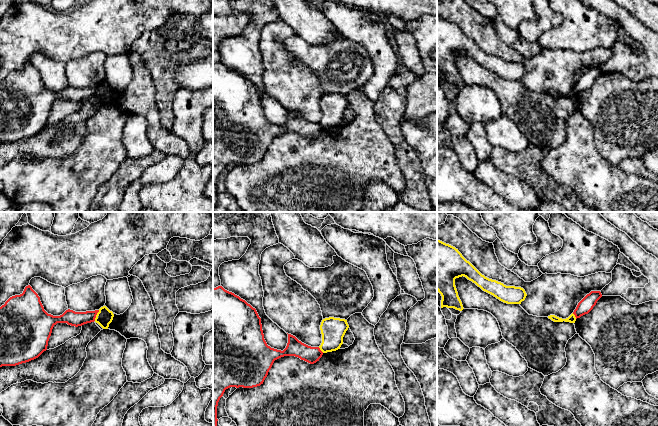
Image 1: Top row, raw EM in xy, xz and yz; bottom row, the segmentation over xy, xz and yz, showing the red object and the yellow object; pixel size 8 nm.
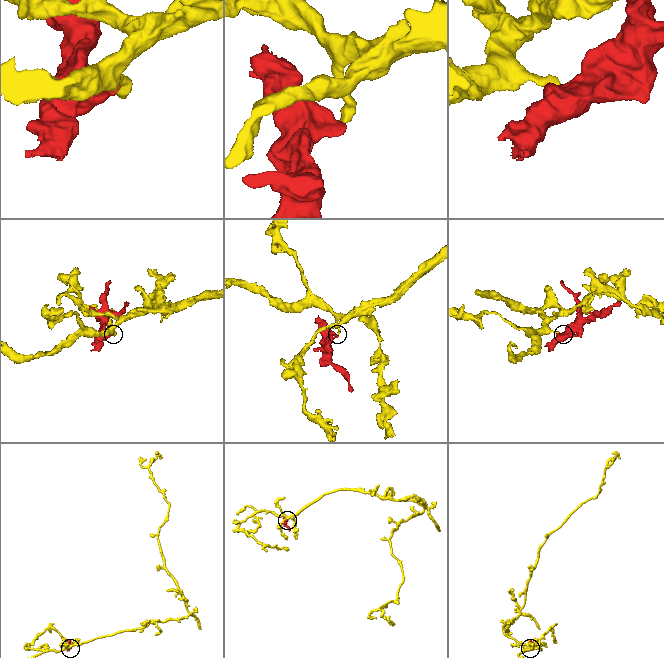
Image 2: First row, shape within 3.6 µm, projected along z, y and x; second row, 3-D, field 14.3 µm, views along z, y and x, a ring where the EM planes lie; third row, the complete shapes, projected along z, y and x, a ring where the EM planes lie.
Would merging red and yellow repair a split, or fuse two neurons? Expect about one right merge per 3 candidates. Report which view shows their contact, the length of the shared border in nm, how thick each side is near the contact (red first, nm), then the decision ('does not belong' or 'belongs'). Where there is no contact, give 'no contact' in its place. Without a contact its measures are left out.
meets red in xy; contact 100 nm long; 120 nm thick on the red side, 140 nm on the other; does not belong

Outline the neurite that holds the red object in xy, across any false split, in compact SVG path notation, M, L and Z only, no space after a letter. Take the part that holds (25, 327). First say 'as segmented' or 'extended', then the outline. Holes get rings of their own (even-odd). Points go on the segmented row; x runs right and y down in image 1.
as segmented | M26 286L22 294L10 297L0 307L0 367L16 366L38 358L47 350L52 329L57 323L82 326L94 322L98 312L75 312L68 309L60 316L53 316L44 310L40 297L32 287Z

